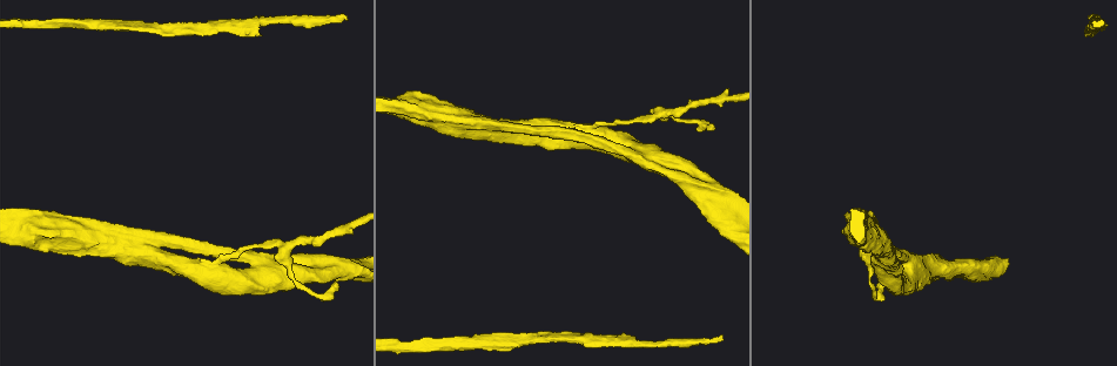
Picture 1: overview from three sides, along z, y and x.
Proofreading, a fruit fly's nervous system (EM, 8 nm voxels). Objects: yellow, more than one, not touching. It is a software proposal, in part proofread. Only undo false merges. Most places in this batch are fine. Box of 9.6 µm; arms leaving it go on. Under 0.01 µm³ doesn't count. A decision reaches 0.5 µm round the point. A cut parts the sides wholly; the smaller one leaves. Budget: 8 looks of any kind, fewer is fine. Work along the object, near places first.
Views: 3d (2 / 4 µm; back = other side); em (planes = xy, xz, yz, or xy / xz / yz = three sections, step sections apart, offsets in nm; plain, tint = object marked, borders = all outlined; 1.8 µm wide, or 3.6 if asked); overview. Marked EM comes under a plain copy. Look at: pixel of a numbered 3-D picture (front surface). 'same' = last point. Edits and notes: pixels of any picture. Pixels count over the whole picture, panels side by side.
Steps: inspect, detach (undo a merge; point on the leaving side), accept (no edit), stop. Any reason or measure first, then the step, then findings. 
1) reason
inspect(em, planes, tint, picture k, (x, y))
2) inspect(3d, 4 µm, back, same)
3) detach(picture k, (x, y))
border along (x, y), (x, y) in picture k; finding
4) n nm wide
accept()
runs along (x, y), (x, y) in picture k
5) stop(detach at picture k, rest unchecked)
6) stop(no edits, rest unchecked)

sudden change in width
inspect(em, planes, tint, picture 1, (394, 107))

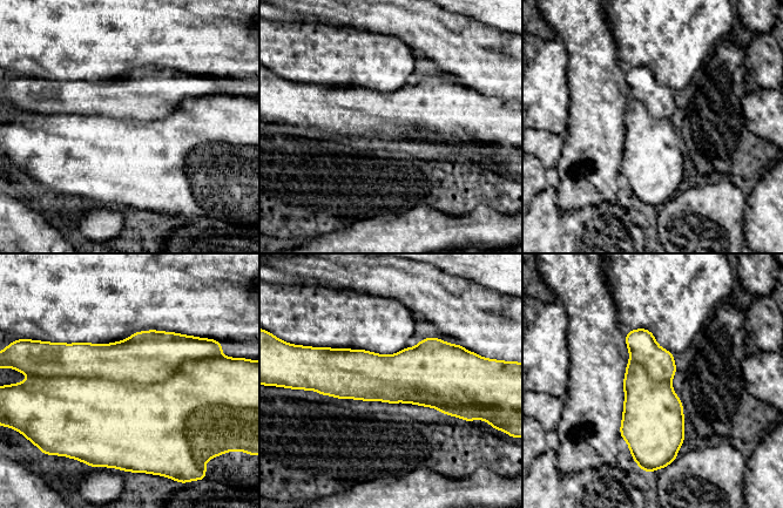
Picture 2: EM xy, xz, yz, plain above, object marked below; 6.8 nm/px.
accept()
continuous, no second cell

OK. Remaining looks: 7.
three-way junction
inspect(3d, 4 µm, picture 1, (523, 129))

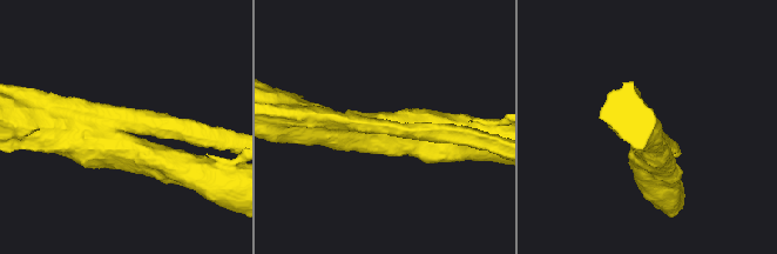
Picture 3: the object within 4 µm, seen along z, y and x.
inspect(em, xz, step 8, tint, picture 3, (382, 127))

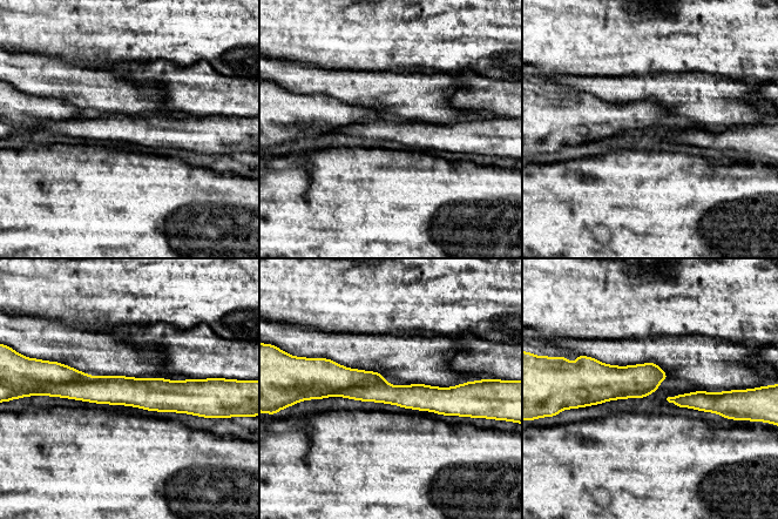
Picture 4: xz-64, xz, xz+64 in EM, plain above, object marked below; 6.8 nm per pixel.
inspect(em, planes, tint, same)

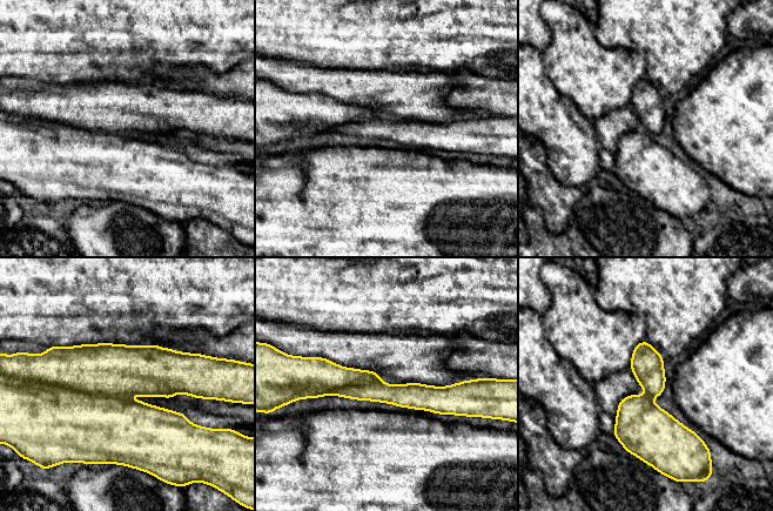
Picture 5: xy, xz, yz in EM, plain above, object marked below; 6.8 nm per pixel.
accept()
runs along (316, 383), (457, 395) in picture 5; all the same cell

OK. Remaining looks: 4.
sharp bend
inspect(em, planes, tint, picture 1, (875, 297))

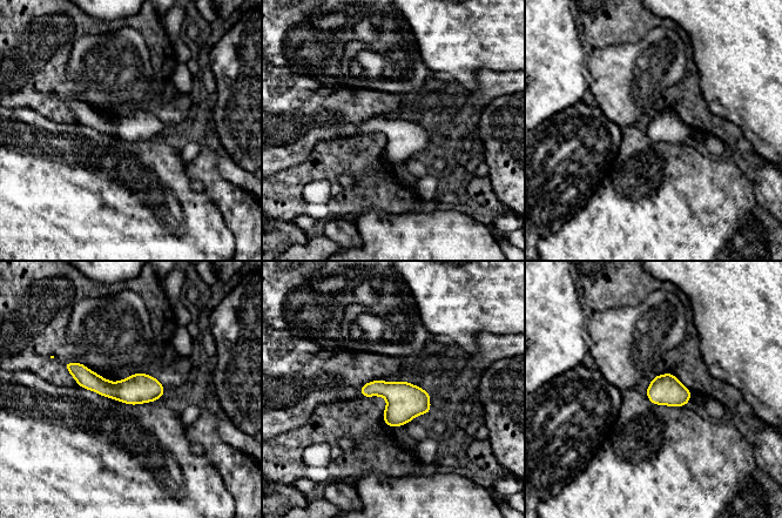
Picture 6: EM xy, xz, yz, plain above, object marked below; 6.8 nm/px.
accept()
runs along (69, 365), (110, 390), (161, 390) in picture 6; one cell here

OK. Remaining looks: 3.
stop(no edits, rest unchecked)

